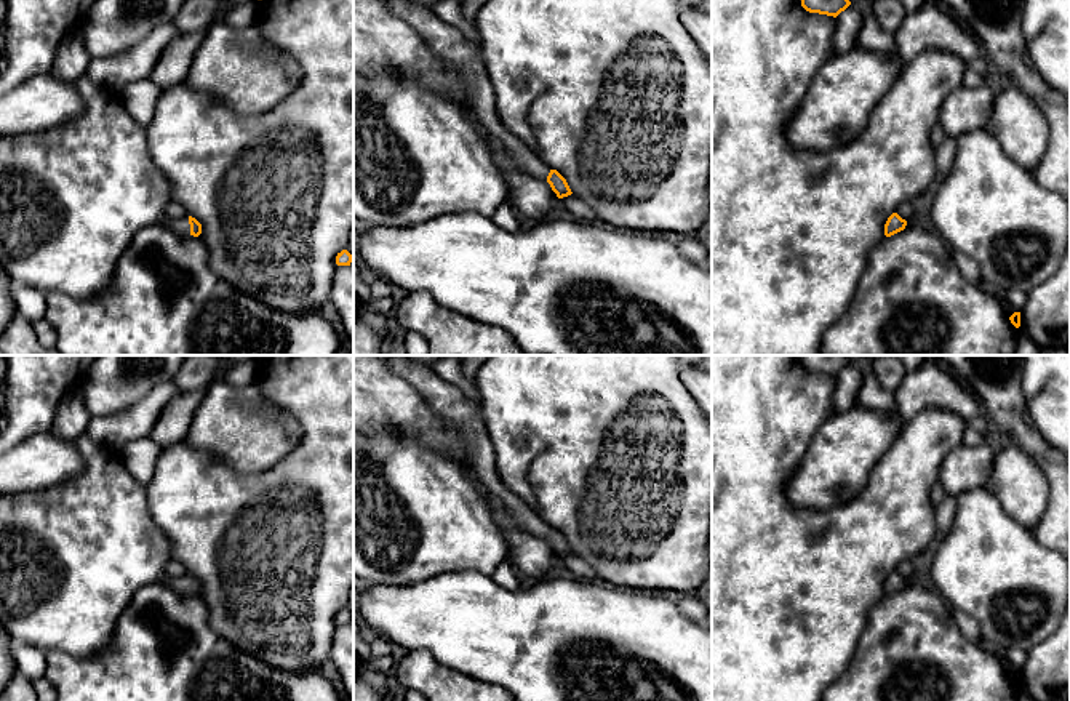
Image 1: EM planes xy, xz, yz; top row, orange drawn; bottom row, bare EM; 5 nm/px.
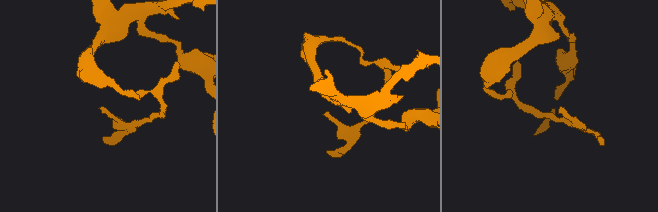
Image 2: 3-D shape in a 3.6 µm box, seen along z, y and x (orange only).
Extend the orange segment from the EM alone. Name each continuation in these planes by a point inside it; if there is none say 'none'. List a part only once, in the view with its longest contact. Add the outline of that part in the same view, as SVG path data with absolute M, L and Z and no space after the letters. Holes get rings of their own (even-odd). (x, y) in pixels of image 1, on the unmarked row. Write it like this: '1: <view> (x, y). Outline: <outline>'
1: xy (181, 584). Outline: M184 575L178 579L163 578L162 583L168 584L170 587L181 594L190 594L189 575Z

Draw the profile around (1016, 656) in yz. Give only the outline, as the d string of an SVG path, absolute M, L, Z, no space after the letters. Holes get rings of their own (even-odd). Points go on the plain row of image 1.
M1004 647L1004 653L1008 656L1008 663L1016 669L1020 671L1027 661L1027 651L1020 650L1019 647Z

